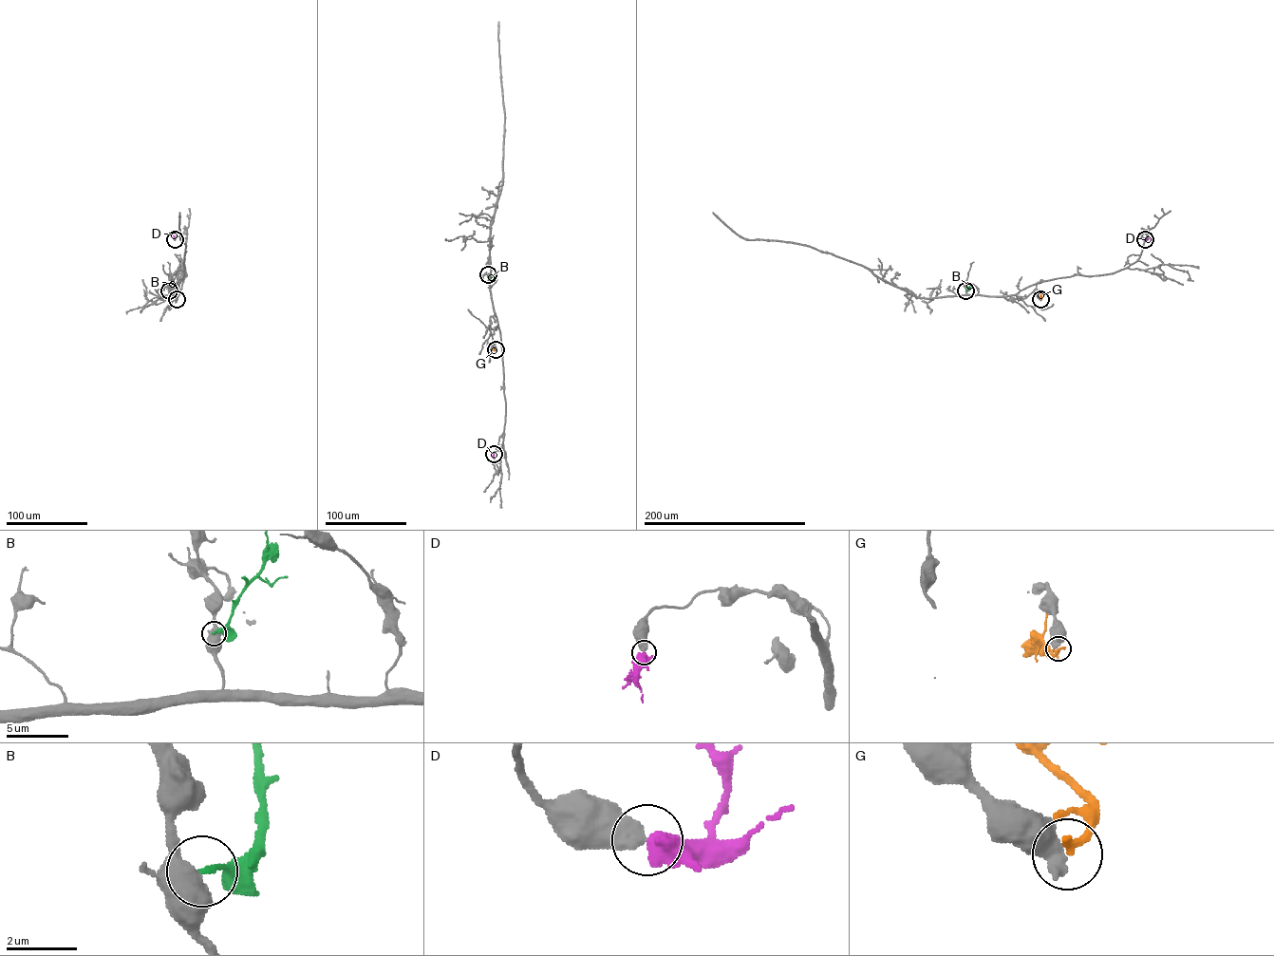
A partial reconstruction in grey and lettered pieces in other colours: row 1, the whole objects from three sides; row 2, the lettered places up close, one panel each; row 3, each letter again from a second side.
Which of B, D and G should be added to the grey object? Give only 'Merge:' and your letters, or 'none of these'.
Merge: none of these

